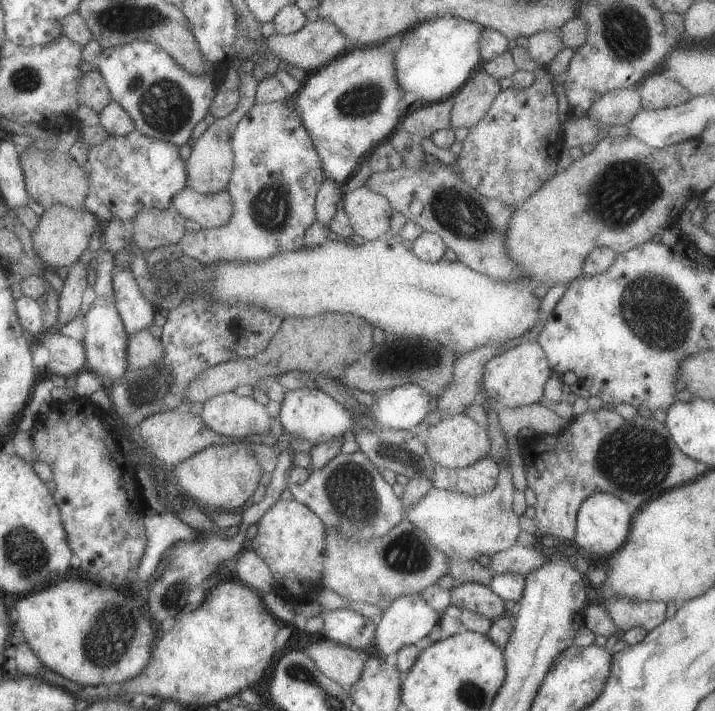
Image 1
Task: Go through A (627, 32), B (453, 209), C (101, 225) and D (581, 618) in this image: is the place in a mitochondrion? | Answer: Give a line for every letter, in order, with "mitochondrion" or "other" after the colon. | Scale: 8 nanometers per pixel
A: mitochondrion
B: mitochondrion
C: other
D: other

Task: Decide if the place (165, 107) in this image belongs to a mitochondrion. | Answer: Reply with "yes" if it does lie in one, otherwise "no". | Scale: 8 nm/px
yes

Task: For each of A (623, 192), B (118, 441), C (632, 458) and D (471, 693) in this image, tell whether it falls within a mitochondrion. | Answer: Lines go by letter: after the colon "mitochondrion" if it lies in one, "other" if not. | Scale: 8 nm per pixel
A: mitochondrion
B: other
C: mitochondrion
D: mitochondrion

